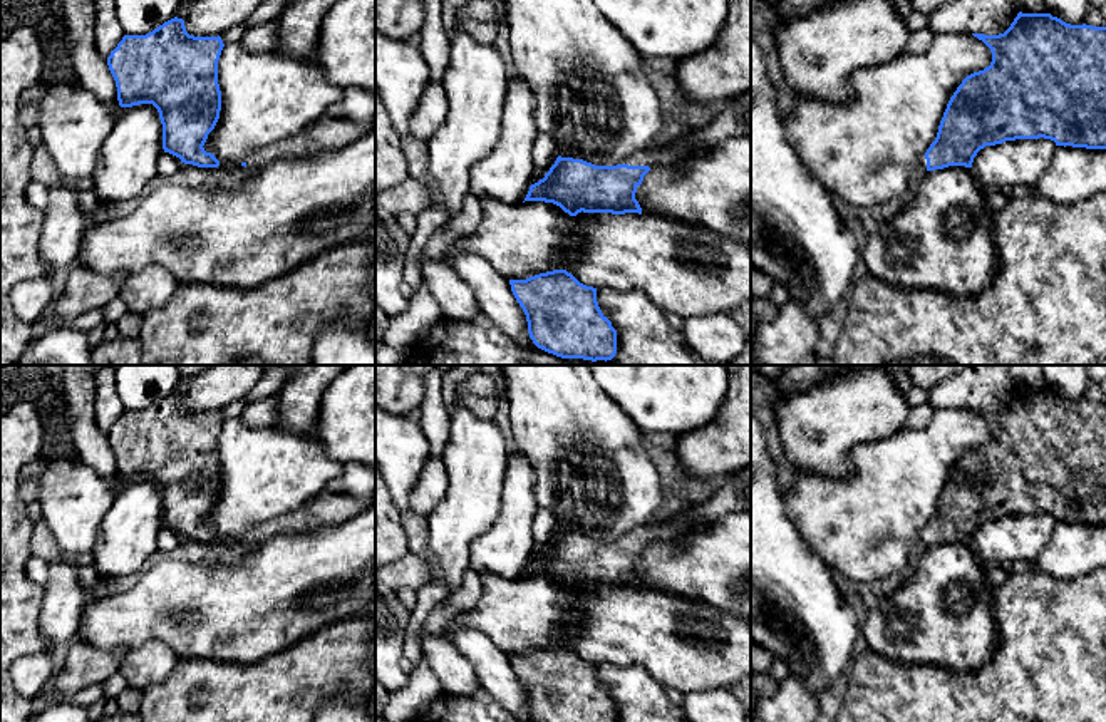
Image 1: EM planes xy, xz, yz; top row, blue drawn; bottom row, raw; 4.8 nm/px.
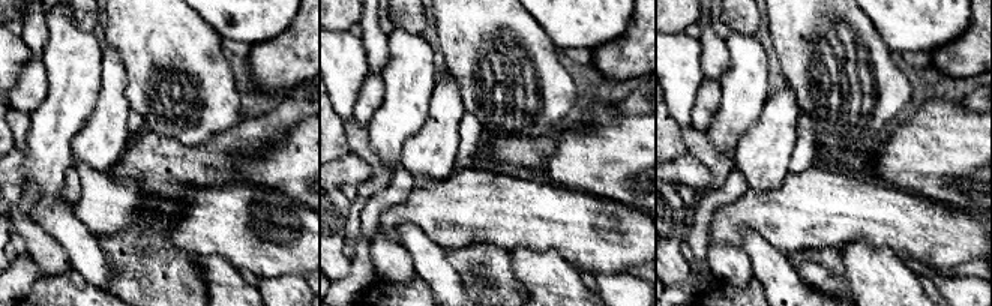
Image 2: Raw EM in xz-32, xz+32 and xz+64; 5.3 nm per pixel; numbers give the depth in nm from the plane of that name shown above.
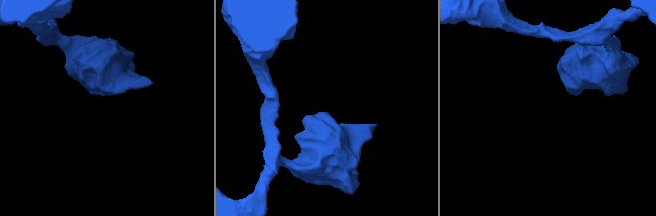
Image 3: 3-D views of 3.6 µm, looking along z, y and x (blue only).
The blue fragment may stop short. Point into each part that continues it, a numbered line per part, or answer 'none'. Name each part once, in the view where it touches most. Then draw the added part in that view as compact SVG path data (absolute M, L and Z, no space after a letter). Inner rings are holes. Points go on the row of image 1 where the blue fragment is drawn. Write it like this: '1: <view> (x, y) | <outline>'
1: xz (734, 119) | M751 90L731 99L707 126L687 139L637 152L622 164L652 168L687 162L692 156L739 136L751 136Z

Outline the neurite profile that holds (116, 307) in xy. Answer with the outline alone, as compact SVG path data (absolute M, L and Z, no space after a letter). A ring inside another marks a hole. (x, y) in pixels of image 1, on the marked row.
M121 297L112 298L104 308L104 323L117 323L117 320L127 312L127 305Z

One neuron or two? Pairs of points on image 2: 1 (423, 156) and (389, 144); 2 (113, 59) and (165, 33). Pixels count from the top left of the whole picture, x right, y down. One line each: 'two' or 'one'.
1: two
2: two

